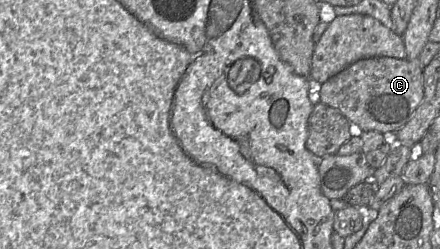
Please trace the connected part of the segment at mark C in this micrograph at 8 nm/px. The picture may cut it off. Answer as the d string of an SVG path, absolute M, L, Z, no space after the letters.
M391 57L359 60L315 89L316 101L339 110L358 130L385 135L394 135L408 123L423 95L420 63Z

